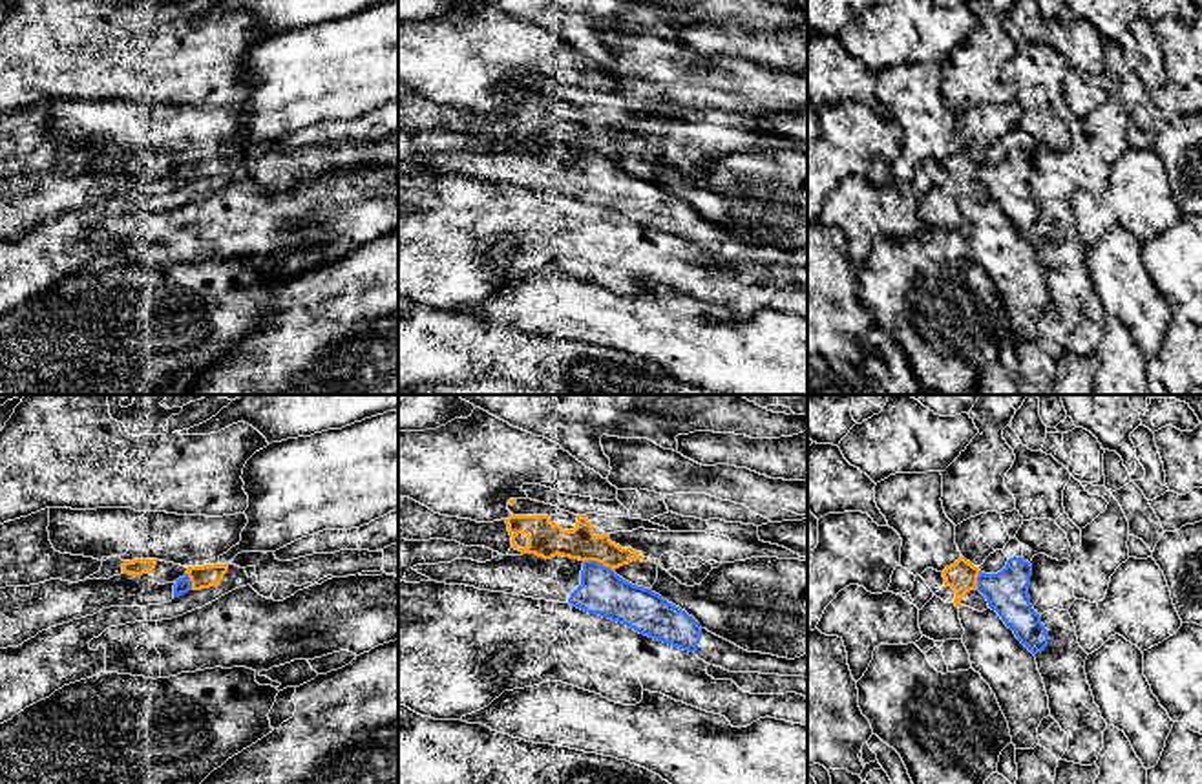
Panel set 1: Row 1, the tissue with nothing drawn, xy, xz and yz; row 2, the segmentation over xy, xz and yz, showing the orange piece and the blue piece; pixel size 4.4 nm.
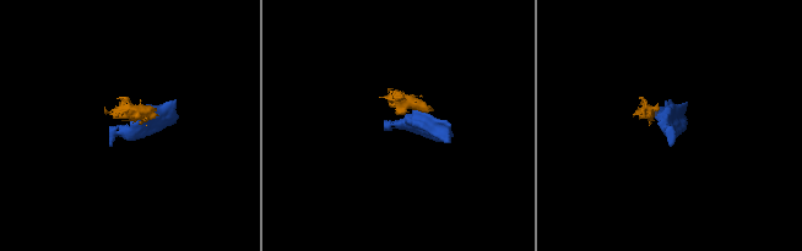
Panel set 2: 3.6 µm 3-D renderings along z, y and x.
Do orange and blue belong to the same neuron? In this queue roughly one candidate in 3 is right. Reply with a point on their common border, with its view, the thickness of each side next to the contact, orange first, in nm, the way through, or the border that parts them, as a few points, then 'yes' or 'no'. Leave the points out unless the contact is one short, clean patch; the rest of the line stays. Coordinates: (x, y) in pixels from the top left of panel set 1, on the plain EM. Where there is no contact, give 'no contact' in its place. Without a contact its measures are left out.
contact xz (600, 152); calibres 160 and 200 nm; border xz (585, 150), (596, 150), (612, 161); no

